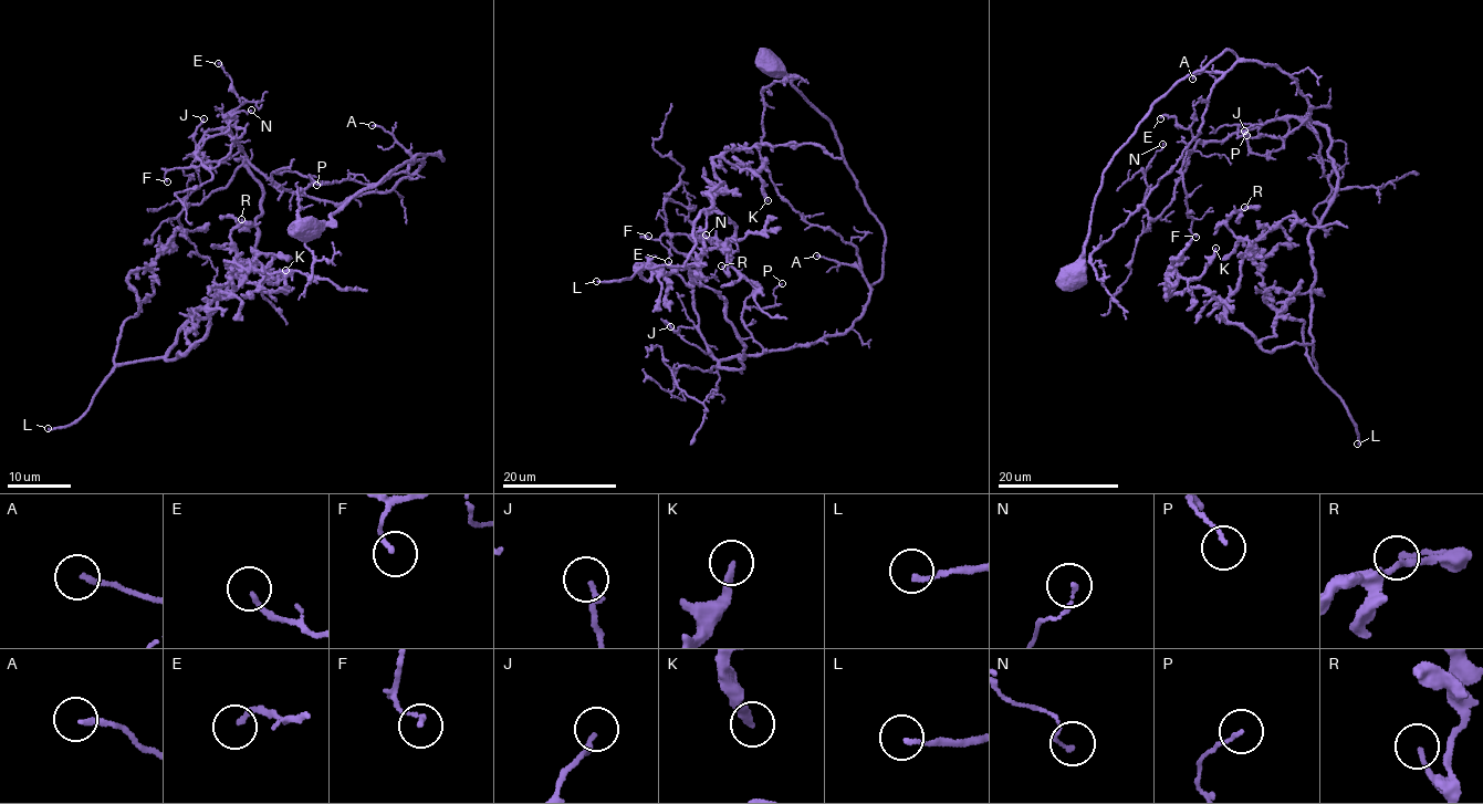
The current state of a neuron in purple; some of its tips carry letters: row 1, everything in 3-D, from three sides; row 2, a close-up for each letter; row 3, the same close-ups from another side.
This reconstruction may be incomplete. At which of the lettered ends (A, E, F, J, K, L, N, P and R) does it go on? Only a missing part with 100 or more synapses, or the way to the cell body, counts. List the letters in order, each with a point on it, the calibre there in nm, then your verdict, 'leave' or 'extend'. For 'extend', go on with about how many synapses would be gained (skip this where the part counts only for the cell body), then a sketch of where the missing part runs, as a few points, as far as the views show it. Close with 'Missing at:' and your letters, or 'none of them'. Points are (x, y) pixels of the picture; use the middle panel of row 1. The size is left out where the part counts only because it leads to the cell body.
A: place (816, 256); calibre 190 nm; leave
E: place (668, 261); calibre 160 nm; leave
F: place (648, 236); calibre 120 nm; leave
J: place (670, 326); calibre 170 nm; leave
K: place (768, 200); calibre 220 nm; leave
L: place (596, 281); calibre 150 nm; extend; 400 synapses
N: place (706, 235); calibre 110 nm; leave
P: place (782, 283); calibre 90 nm; leave
R: place (721, 265); calibre 140 nm; leave
Missing at: L

